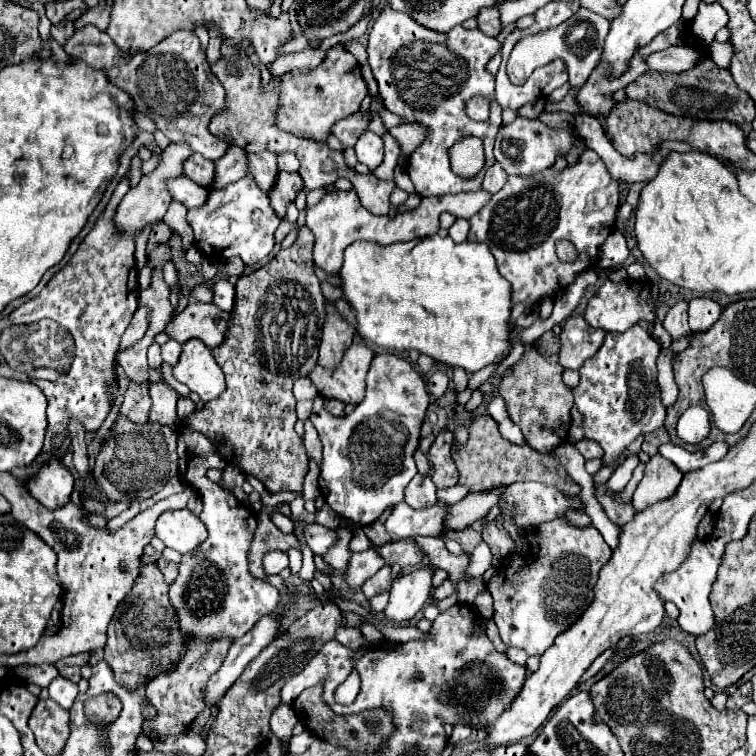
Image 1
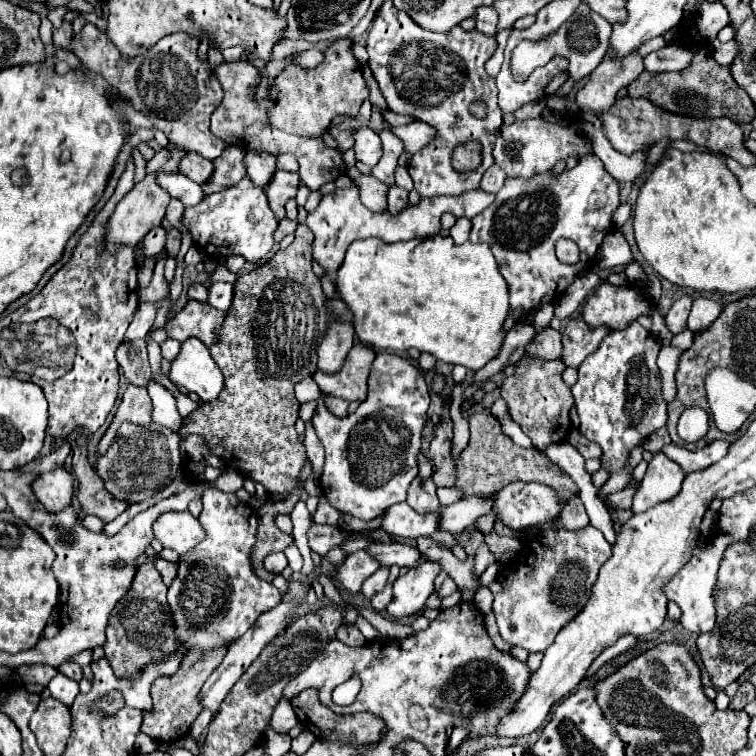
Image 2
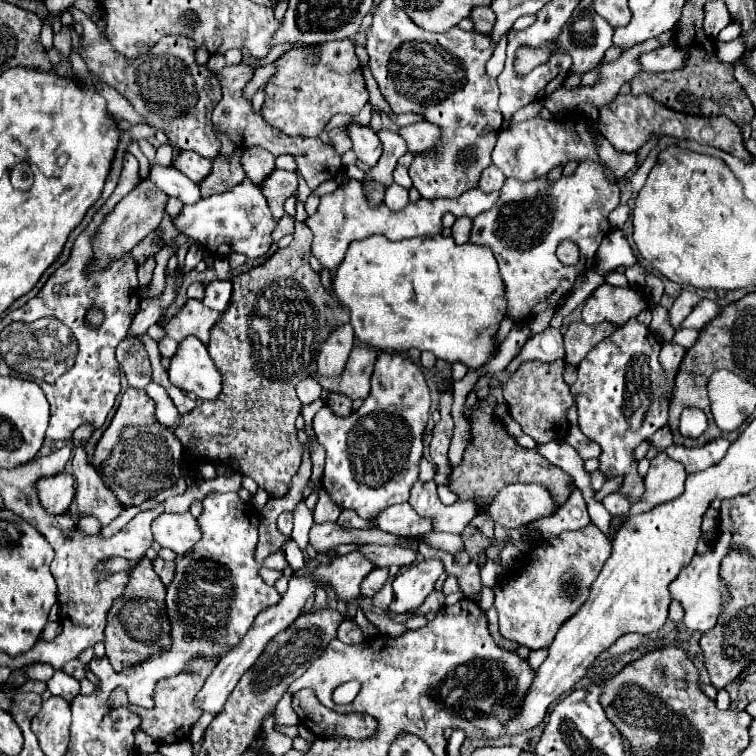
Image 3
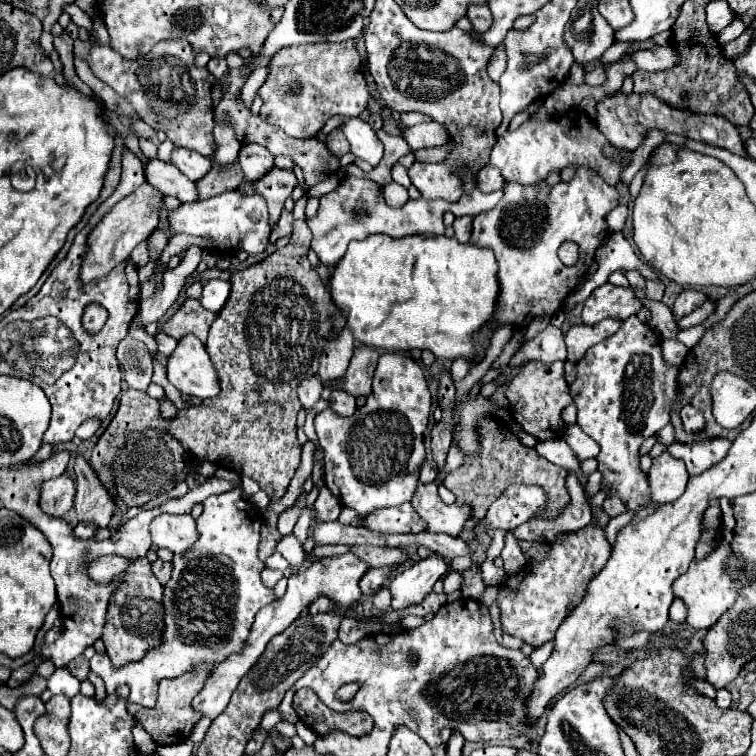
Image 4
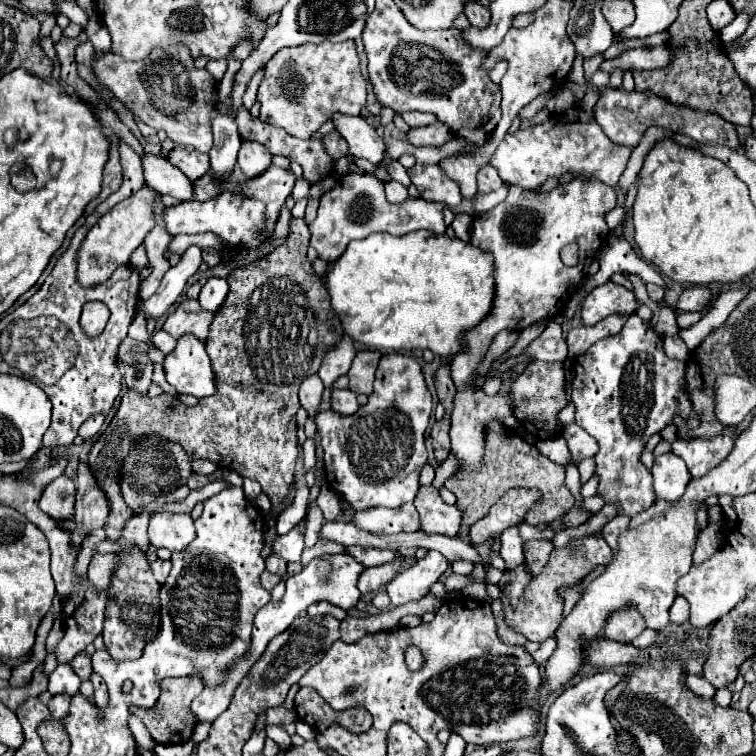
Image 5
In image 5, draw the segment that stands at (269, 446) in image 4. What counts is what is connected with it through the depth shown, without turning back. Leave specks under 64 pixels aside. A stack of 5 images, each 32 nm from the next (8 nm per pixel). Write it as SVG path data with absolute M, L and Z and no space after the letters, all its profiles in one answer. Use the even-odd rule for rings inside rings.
M292 218L290 234L282 246L230 272L230 292L216 310L206 338L216 394L198 400L196 406L188 406L180 396L170 394L148 398L128 390L122 396L116 416L88 454L88 466L110 506L104 524L108 542L116 544L126 524L136 516L124 502L120 490L120 470L130 452L126 450L126 440L150 434L180 444L190 458L204 458L222 470L234 470L244 478L256 480L262 492L268 494L272 506L280 508L272 512L272 520L278 520L290 506L286 498L298 458L298 388L304 378L318 372L328 350L342 340L340 320L332 316L328 296L324 296L320 278L306 256L308 240L310 232L306 222Z

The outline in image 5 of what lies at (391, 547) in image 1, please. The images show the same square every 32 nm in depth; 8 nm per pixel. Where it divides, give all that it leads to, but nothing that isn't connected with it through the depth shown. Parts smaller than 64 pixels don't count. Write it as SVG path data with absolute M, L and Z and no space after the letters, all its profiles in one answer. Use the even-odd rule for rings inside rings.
M360 546L346 548L346 552L348 552L350 556L354 556L356 562L360 562L362 566L380 566L380 564L386 564L388 560L394 560L394 556L396 556L396 552L392 552L392 550L360 548Z

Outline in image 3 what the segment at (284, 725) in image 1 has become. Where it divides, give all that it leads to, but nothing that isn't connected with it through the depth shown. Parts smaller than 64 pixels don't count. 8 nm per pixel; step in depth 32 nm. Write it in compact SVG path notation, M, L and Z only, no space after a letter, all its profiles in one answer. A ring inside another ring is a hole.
M284 694L280 704L276 706L276 724L288 724L288 726L296 726L298 724L298 716L290 706L292 702L292 694Z

